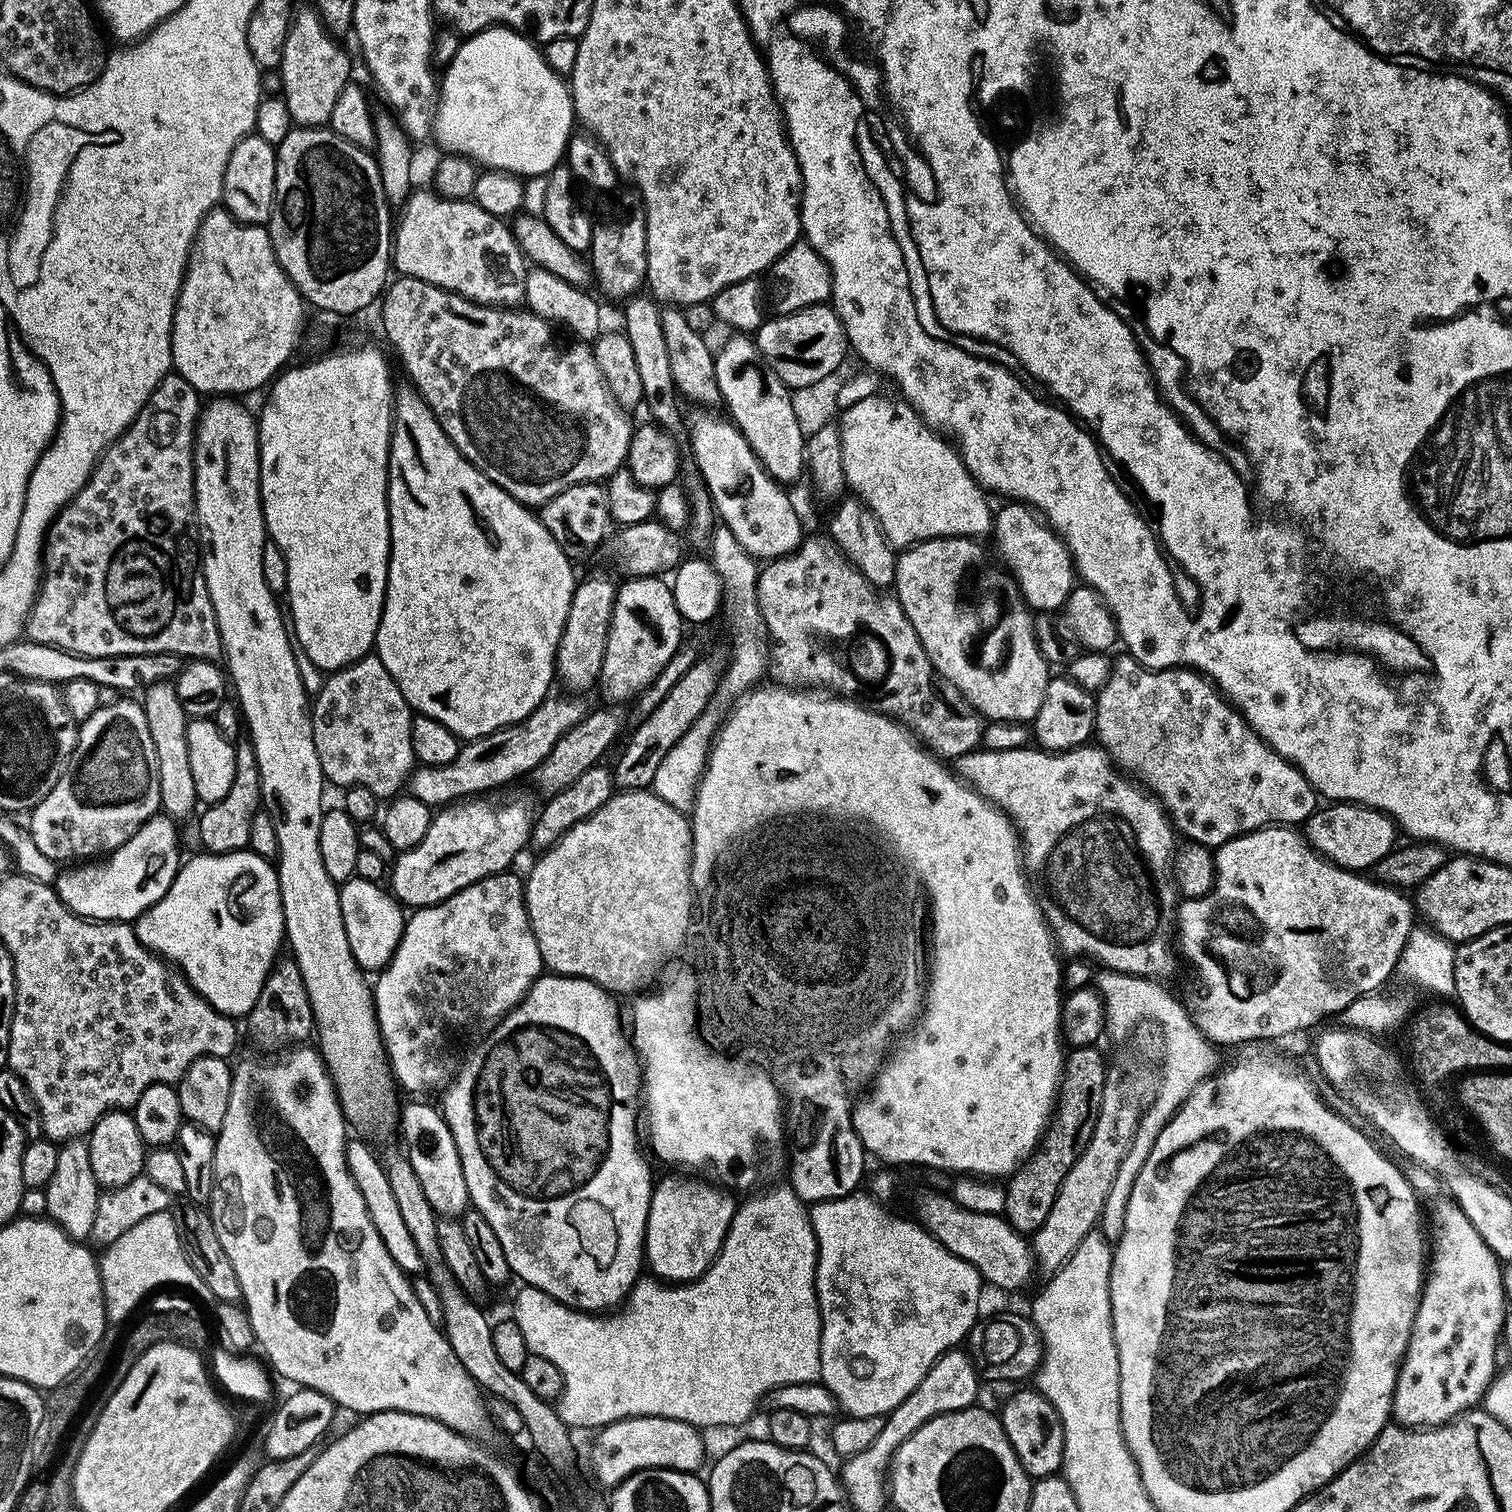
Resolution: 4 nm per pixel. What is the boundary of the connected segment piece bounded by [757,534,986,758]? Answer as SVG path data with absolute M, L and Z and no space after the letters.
M809 535L800 541L800 545L795 548L788 556L779 556L777 560L769 560L760 568L760 577L757 582L757 606L761 618L764 619L766 629L769 631L771 640L771 667L770 676L784 686L807 686L812 690L831 690L844 698L855 698L865 705L871 706L875 711L883 712L885 716L891 716L893 720L900 721L917 741L927 751L940 758L959 758L965 756L968 752L977 751L981 747L982 737L986 731L986 724L975 711L967 710L963 712L960 708L951 708L944 701L942 693L936 689L936 684L932 681L934 669L914 626L910 626L910 618L906 618L906 610L902 610L900 601L896 599L891 591L878 588L866 579L849 560L845 558L831 538L827 535L821 536Z

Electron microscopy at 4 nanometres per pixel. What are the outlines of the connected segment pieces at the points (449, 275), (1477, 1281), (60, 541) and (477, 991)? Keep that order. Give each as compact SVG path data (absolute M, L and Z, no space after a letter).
M413 191L404 201L394 224L392 259L400 276L413 276L424 284L445 288L475 304L515 309L524 304L524 279L529 274L523 252L516 244L511 227L501 217L487 213L472 198L451 200L436 195L435 191Z
M1443 1198L1432 1208L1432 1220L1430 1216L1430 1267L1426 1272L1424 1291L1420 1293L1420 1305L1416 1311L1416 1317L1412 1323L1412 1333L1408 1339L1408 1348L1404 1351L1404 1359L1400 1362L1400 1372L1396 1376L1396 1389L1392 1395L1392 1416L1395 1423L1409 1430L1423 1430L1435 1428L1441 1424L1447 1424L1456 1419L1461 1412L1475 1409L1484 1399L1494 1377L1497 1375L1496 1348L1498 1352L1498 1341L1502 1336L1504 1318L1506 1315L1506 1301L1502 1290L1502 1261L1492 1252L1490 1246L1482 1240L1482 1234L1470 1226L1470 1218L1462 1214L1462 1210L1455 1201Z
M175 374L164 376L132 424L105 448L82 490L78 490L74 499L53 518L44 542L40 587L24 621L23 631L29 641L62 648L78 656L156 655L169 652L198 660L216 662L221 659L220 631L214 614L214 602L210 602L210 590L204 577L202 544L198 539L196 518L196 424L200 421L201 407L201 393L196 392L186 378Z
M515 871L499 872L497 876L488 876L484 880L479 880L477 884L466 886L458 894L446 898L437 904L431 904L428 908L415 909L407 917L404 933L398 942L396 952L391 960L384 965L380 976L374 980L374 1003L376 1005L376 1020L380 1023L380 1036L384 1039L384 1052L388 1056L388 1063L392 1069L395 1083L401 1089L404 1088L408 1094L428 1094L424 1092L436 1092L448 1087L454 1075L454 1064L452 1068L452 1056L448 1053L448 1027L468 1028L471 1024L491 1025L498 1022L508 1012L513 1012L524 1001L524 995L532 989L532 983L542 975L544 960L538 950L538 942L534 938L532 928L528 925L528 911L524 905L525 881L515 876Z

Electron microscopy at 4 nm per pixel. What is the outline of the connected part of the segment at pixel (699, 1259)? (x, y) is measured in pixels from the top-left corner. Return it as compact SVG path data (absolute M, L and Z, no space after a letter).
M664 1180L652 1189L644 1235L644 1260L653 1277L669 1285L691 1284L716 1261L738 1200L696 1180Z

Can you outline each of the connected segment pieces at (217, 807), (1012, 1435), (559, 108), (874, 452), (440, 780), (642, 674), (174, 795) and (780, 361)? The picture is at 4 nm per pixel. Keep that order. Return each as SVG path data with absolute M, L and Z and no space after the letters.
M240 742L235 745L236 769L234 770L234 783L226 798L207 805L199 813L200 816L200 840L204 843L203 851L208 854L221 852L242 852L249 847L250 826L262 804L260 794L260 775L258 774L258 762L251 743Z
M1038 1390L1031 1391L1014 1393L998 1415L1010 1446L1014 1446L1014 1454L1018 1454L1018 1462L1022 1462L1029 1476L1054 1476L1064 1462L1064 1427L1052 1403Z
M493 26L486 28L482 32L469 35L467 39L461 43L458 54L454 54L454 58L442 72L442 79L438 84L438 103L434 109L432 118L432 133L437 142L444 147L443 151L448 154L457 156L468 156L471 160L475 160L477 165L483 166L488 170L498 172L509 172L519 178L527 178L536 175L547 176L565 159L568 139L574 132L574 113L572 111L572 93L569 85L544 61L544 56L539 52L541 49L529 37L522 32L516 32L513 28L505 28L503 26Z
M883 394L862 399L862 402L855 402L849 408L843 409L838 416L838 427L842 438L842 466L844 467L844 479L849 489L853 488L855 495L867 504L871 512L876 513L878 522L893 546L903 550L913 544L918 544L922 540L933 540L939 536L970 536L973 538L983 537L983 532L991 533L994 528L994 508L988 505L989 497L985 489L976 483L976 479L968 473L967 466L960 459L959 451L937 429L931 428L919 414L914 411L912 405L907 402L900 402L896 405L894 401L887 400Z
M550 694L522 722L509 724L489 735L463 743L454 760L446 766L419 765L409 777L407 793L426 802L431 808L438 808L469 796L490 792L492 788L539 768L557 742L579 721L584 720L587 713L588 706L582 699Z
M660 576L629 577L617 587L598 681L607 703L624 704L643 692L683 643L684 621L676 608L671 585L663 580Z
M175 683L151 684L142 697L146 722L150 722L150 738L154 738L154 754L158 758L158 790L163 815L171 816L173 821L181 822L198 808L194 790L194 774L190 771L190 750L186 742L190 718L184 713L182 702L176 693Z
M831 303L808 304L796 312L785 312L773 317L773 320L768 318L763 321L754 332L754 339L768 365L776 371L778 378L782 378L788 389L795 390L821 381L826 374L838 370L849 355L848 335Z

